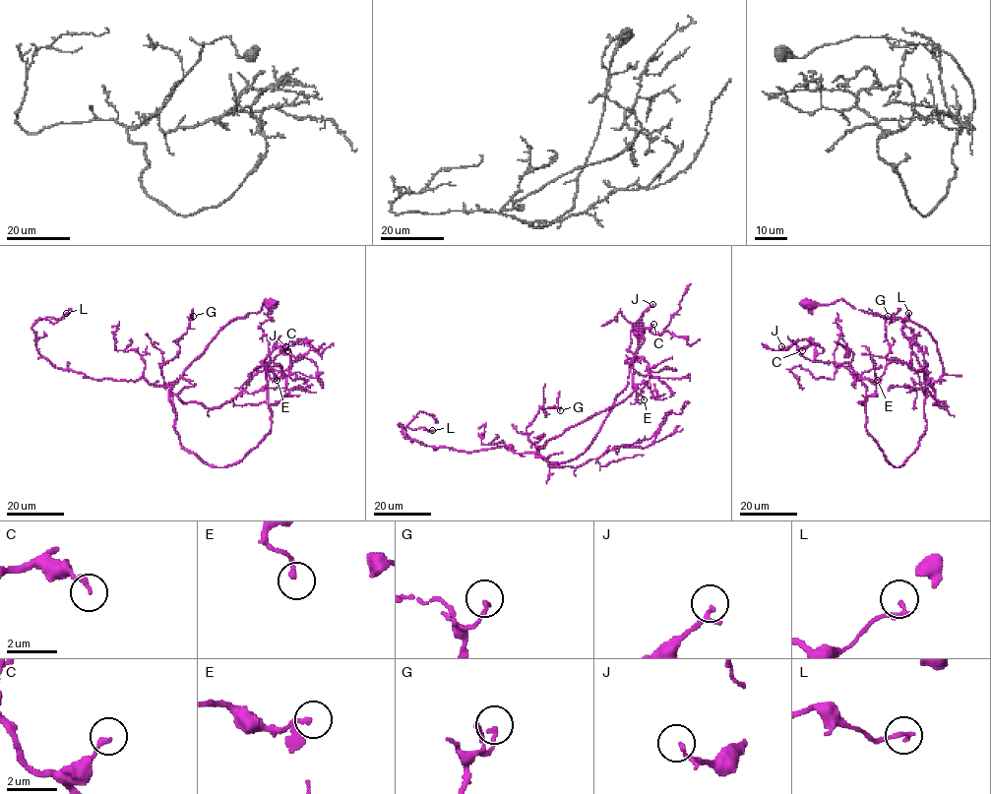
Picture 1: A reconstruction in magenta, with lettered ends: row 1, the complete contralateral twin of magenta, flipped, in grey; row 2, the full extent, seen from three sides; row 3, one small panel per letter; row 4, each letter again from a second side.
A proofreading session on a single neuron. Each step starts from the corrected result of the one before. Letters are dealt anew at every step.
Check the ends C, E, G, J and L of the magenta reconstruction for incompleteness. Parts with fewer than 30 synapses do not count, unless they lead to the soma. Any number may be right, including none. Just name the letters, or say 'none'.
none

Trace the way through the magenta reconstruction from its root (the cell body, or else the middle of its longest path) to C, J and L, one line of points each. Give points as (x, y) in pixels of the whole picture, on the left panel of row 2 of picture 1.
C: (272, 303), (231, 320), (172, 383), (181, 446), (215, 467), (239, 461), (271, 429), (263, 362), (287, 350)
J: (272, 303), (231, 320), (172, 383), (181, 446), (215, 467), (252, 450), (271, 429), (263, 362), (285, 346)
L: (272, 303), (231, 320), (169, 386), (55, 367), (37, 350), (32, 326), (66, 313)

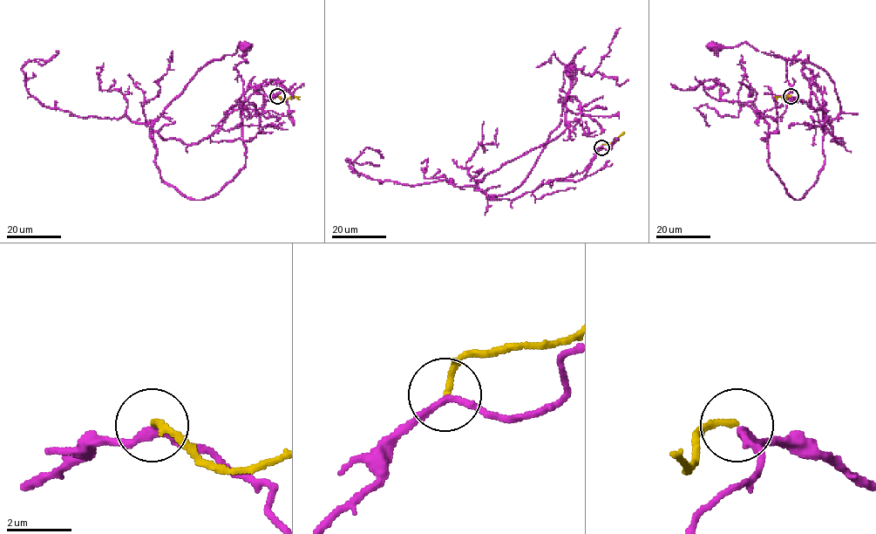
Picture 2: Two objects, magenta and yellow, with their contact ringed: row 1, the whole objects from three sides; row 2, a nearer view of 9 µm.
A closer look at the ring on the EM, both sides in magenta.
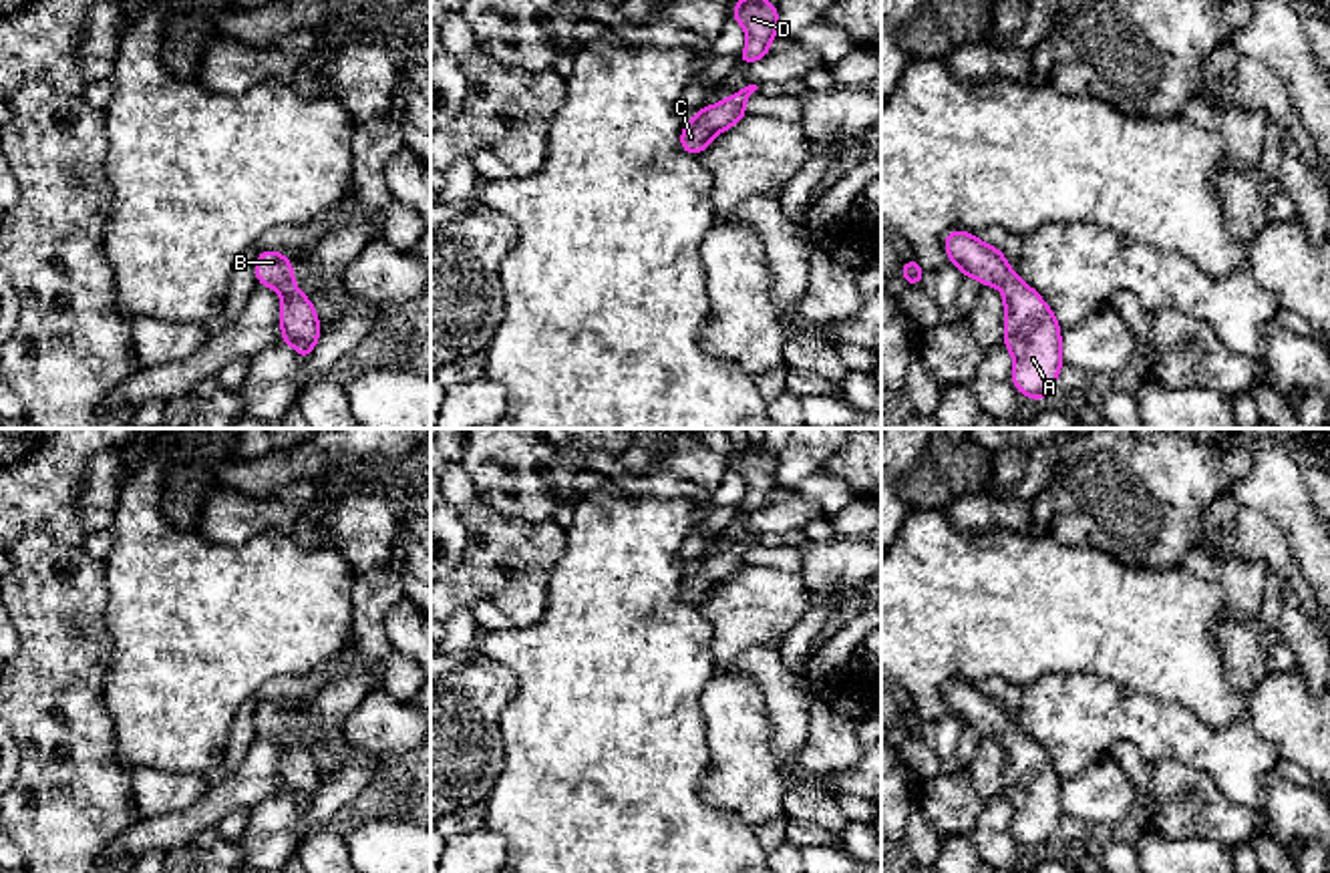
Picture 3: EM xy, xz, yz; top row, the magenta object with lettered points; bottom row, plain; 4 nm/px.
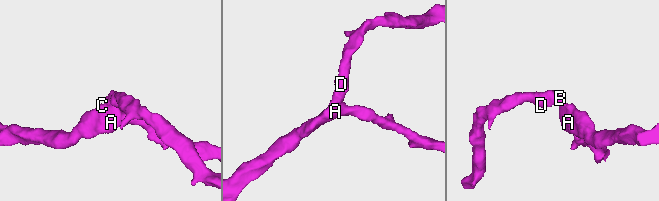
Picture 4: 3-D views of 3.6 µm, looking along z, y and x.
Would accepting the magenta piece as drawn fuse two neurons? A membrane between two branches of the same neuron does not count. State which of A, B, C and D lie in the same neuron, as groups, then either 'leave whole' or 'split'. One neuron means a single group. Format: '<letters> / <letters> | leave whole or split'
A B C D | leave whole

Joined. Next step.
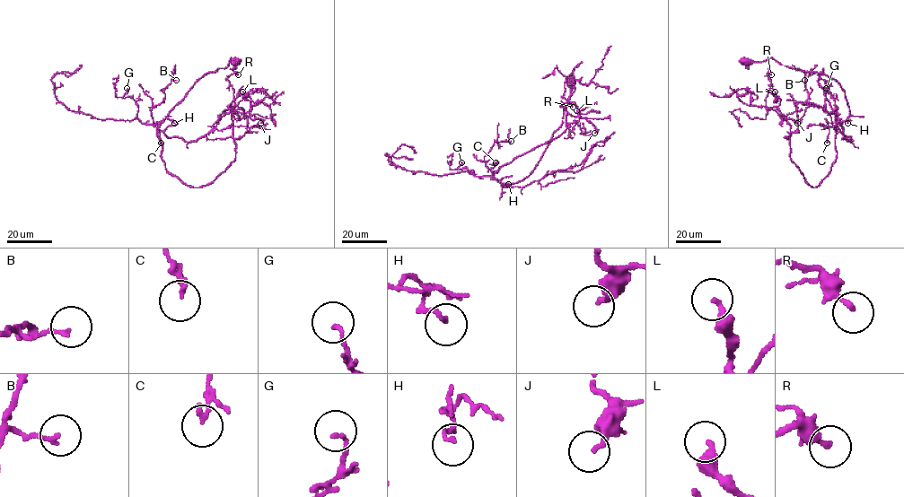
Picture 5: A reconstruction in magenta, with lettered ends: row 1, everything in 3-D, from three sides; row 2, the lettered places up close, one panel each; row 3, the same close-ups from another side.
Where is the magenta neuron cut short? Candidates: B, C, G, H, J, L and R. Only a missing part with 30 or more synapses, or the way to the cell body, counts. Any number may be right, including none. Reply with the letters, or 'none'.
none

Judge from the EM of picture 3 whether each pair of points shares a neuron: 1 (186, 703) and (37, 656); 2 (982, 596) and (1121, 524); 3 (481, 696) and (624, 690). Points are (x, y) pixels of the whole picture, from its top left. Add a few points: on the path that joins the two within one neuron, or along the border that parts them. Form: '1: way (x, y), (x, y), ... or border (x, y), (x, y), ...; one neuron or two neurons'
1: border (105, 630), (107, 674), (103, 707), (113, 725); two neurons
2: border (1049, 532), (1069, 544), (1101, 548), (1123, 564); two neurons
3: border (485, 656), (516, 676), (502, 741); two neurons

